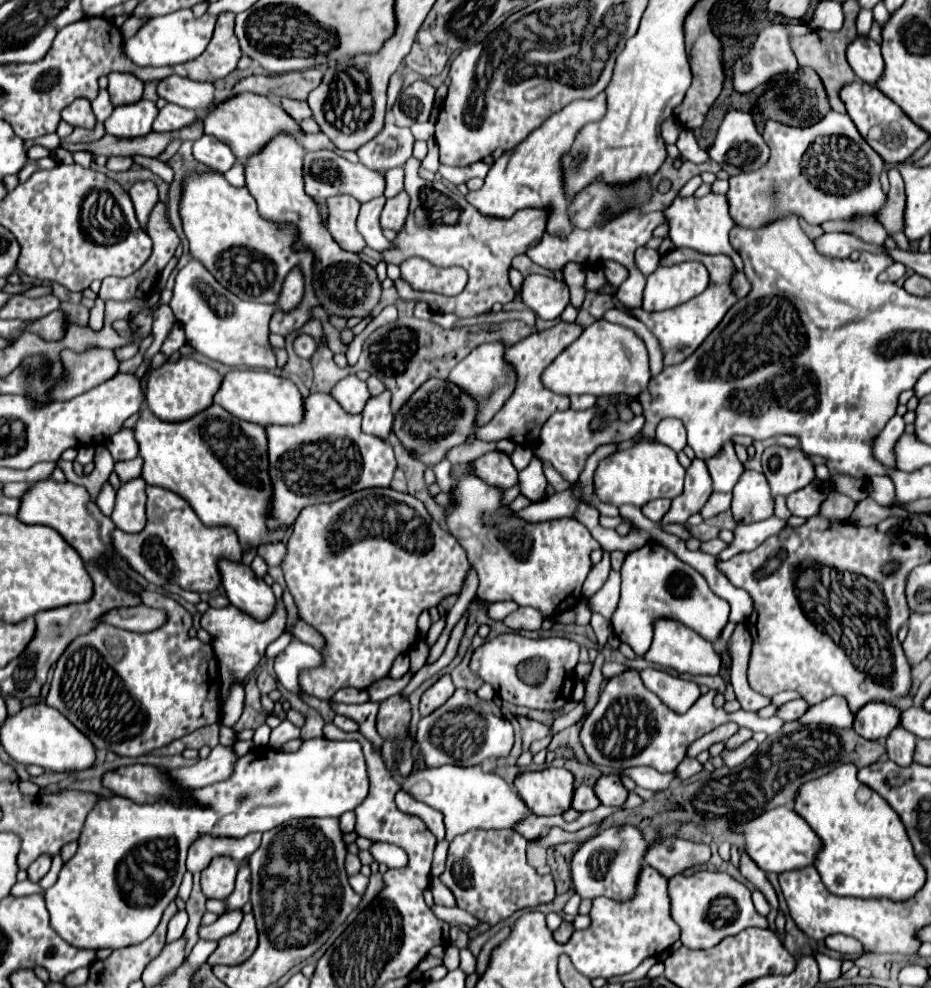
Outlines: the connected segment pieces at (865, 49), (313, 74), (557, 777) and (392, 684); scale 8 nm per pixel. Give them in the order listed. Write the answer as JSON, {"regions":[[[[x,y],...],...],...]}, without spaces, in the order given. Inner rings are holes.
{"regions":[[[[856,37],[854,43],[848,47],[848,63],[854,69],[854,73],[864,81],[874,85],[876,79],[882,77],[884,61],[880,53],[880,45],[866,37]]],[[[306,69],[306,71],[292,71],[284,75],[252,75],[242,79],[234,85],[230,97],[240,93],[258,93],[258,95],[274,95],[274,97],[292,97],[298,101],[306,101],[308,93],[316,89],[322,81],[320,69]]],[[[548,767],[544,771],[524,773],[516,777],[514,785],[534,815],[562,815],[572,809],[576,785],[574,775],[568,769]]],[[[408,671],[408,673],[406,673],[404,677],[400,677],[400,679],[390,679],[390,677],[386,677],[386,679],[376,681],[374,685],[370,685],[370,687],[366,689],[368,695],[370,695],[370,701],[376,703],[376,701],[382,701],[382,699],[386,699],[386,697],[390,697],[390,695],[398,695],[398,693],[410,683],[412,677],[414,677],[414,673]]]]}

